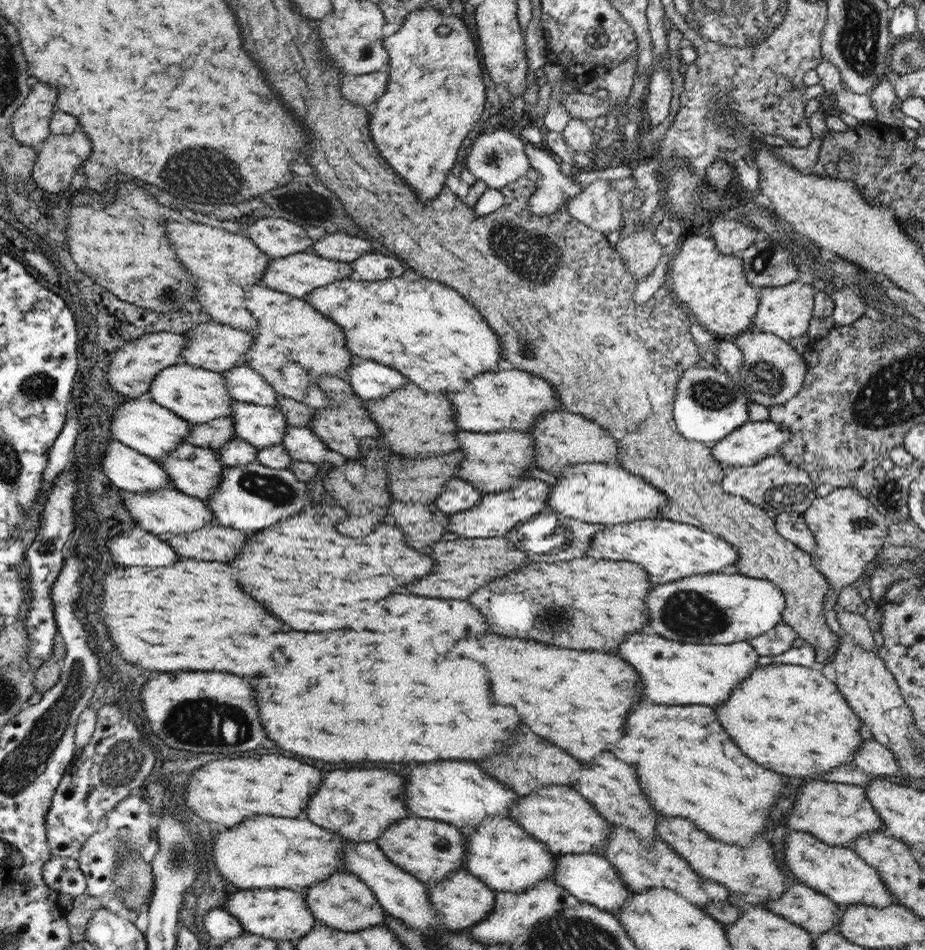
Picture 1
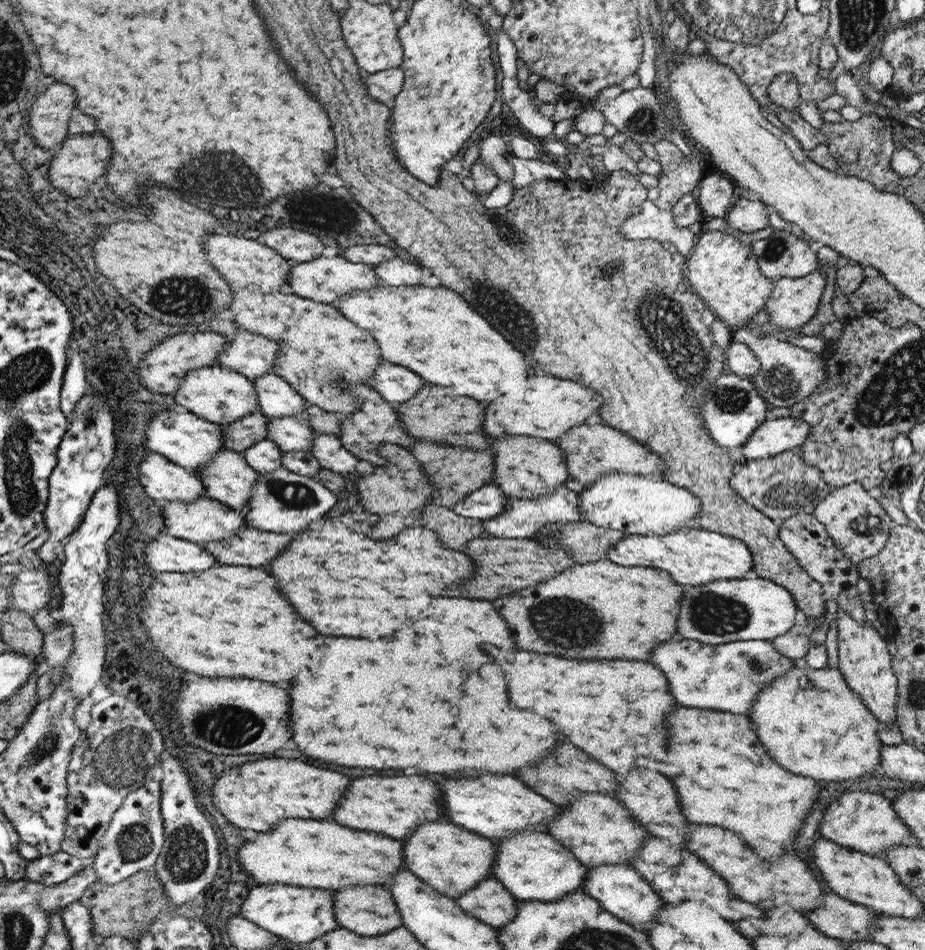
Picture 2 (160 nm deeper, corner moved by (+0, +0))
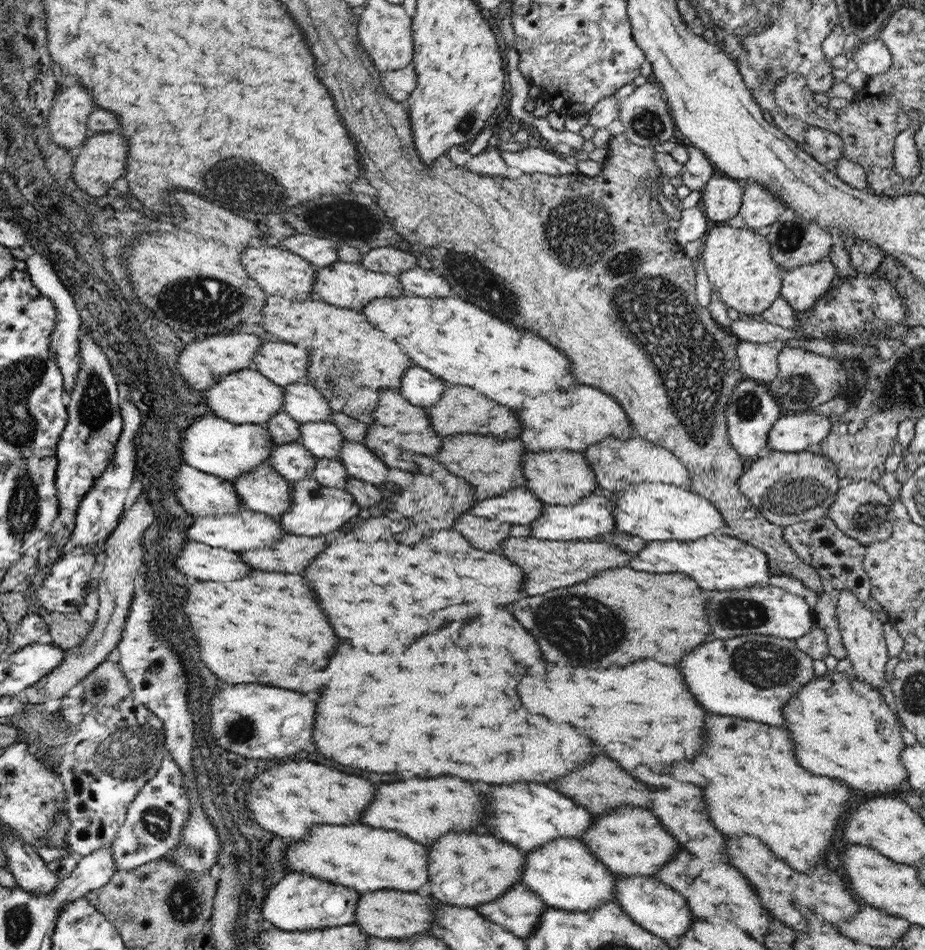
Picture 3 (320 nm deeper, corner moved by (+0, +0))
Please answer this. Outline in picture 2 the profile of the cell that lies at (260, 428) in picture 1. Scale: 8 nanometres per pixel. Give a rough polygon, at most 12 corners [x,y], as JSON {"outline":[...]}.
{"outline":[[302,416],[268,418],[280,451],[310,451],[315,430]]}

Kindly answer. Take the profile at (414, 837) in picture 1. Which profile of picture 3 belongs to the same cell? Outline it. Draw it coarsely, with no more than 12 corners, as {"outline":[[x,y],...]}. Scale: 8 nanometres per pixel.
{"outline":[[492,834],[430,848],[430,896],[475,909],[521,883],[527,854]]}

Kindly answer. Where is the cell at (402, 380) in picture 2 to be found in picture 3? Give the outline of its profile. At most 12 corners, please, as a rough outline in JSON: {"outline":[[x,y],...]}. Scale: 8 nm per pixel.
{"outline":[[418,366],[405,372],[398,394],[430,409],[446,384]]}

